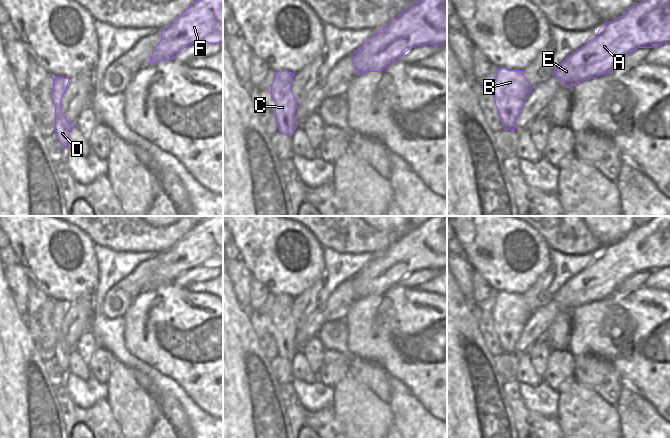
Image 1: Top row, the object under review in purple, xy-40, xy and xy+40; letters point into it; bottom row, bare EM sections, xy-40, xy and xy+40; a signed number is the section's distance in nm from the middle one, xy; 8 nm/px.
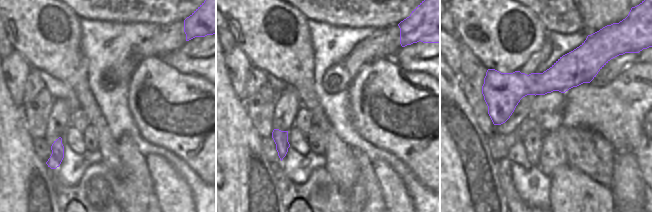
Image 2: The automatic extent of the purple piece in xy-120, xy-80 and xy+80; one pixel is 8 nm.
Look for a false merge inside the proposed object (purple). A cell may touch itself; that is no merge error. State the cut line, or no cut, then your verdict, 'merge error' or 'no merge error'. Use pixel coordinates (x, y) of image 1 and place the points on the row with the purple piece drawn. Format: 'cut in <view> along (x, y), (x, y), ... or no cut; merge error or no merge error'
no cut; no merge error

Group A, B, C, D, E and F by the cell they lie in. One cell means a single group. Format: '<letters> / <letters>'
A B C D E F

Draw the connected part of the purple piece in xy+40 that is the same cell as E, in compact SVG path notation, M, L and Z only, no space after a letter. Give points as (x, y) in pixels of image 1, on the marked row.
M670 0L635 3L622 16L605 22L594 38L567 56L553 71L567 88L602 76L628 53L670 43Z

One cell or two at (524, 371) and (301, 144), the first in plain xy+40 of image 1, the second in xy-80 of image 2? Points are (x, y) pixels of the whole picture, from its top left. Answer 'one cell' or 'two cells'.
one cell

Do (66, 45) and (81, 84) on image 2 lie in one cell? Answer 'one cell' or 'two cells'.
one cell

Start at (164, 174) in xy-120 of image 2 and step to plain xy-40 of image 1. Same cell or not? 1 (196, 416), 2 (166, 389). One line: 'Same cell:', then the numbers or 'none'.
Same cell: none

